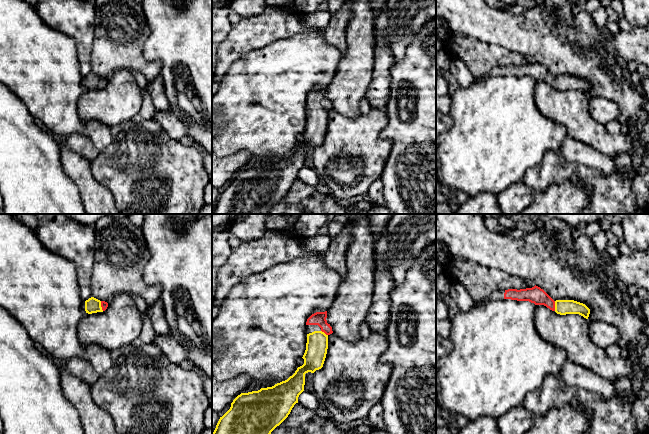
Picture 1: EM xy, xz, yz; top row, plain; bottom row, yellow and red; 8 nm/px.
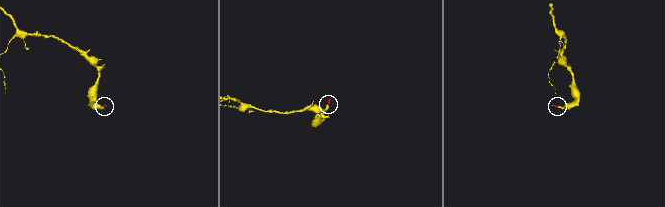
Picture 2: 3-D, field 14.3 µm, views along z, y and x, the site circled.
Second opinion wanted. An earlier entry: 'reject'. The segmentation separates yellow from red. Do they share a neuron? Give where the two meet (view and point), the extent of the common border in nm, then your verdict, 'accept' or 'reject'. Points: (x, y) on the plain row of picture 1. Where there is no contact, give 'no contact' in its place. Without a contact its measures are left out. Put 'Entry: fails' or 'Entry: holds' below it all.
yz (555, 82) | 80 nm | accept
Entry: fails

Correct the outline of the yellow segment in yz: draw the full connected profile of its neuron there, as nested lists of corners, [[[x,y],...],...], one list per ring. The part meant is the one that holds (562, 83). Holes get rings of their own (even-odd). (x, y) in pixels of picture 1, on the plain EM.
[[[538,62],[526,65],[508,65],[505,67],[495,67],[491,71],[491,76],[511,75],[517,77],[529,77],[535,81],[544,81],[557,90],[579,90],[588,95],[590,85],[583,79],[574,76],[554,77],[543,65]]]

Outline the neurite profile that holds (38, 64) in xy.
[[[0,0],[0,83],[24,103],[31,116],[58,139],[71,134],[84,135],[99,150],[112,142],[110,127],[97,120],[83,120],[78,112],[79,99],[84,95],[76,42],[70,36],[48,27],[33,5],[25,0]]]

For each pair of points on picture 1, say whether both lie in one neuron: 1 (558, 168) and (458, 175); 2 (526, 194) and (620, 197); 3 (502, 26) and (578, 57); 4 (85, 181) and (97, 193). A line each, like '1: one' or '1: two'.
1: two
2: two
3: one
4: one

